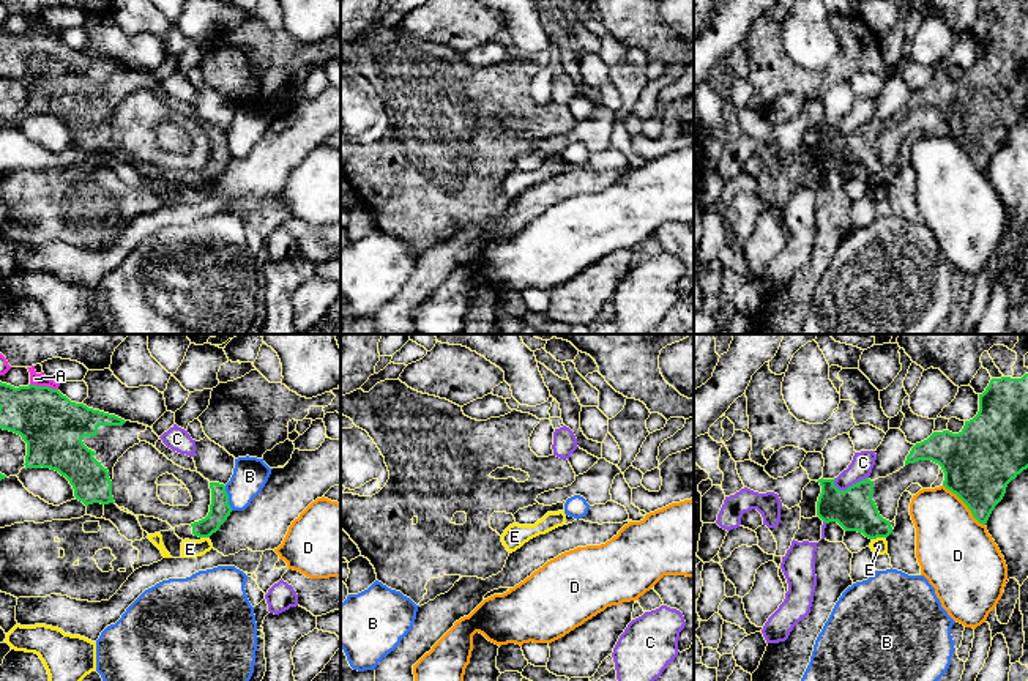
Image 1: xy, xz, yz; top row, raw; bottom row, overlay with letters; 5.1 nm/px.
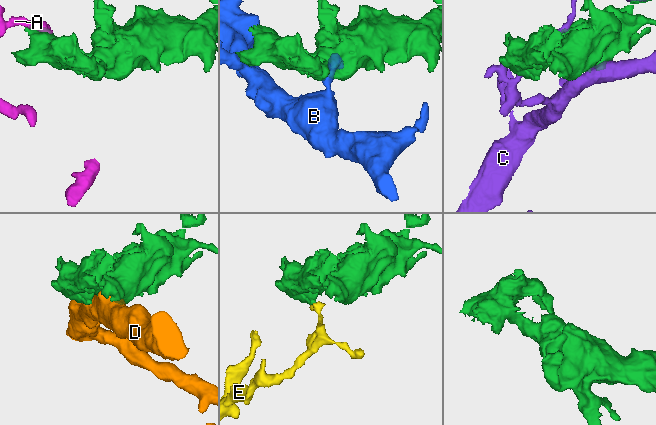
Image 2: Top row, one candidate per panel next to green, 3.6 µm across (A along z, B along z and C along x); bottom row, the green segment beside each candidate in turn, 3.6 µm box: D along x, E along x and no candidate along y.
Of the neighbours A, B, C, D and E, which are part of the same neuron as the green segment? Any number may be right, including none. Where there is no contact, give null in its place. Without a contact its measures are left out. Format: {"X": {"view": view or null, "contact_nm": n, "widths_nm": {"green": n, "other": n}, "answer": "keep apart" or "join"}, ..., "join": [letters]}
{"A": {"view": "xy", "contact_nm": 150, "widths_nm": {"green": 320, "other": 60}, "answer": "keep apart"}, "B": {"view": "xy", "contact_nm": 130, "widths_nm": {"green": 110, "other": 180}, "answer": "keep apart"}, "C": {"view": "yz", "contact_nm": 190, "widths_nm": {"green": 220, "other": 120}, "answer": "keep apart"}, "D": {"view": "yz", "contact_nm": 300, "widths_nm": {"green": 360, "other": 380}, "answer": "keep apart"}, "E": {"view": "yz", "contact_nm": 70, "widths_nm": {"green": 220, "other": 90}, "answer": "keep apart"}, "join": []}

